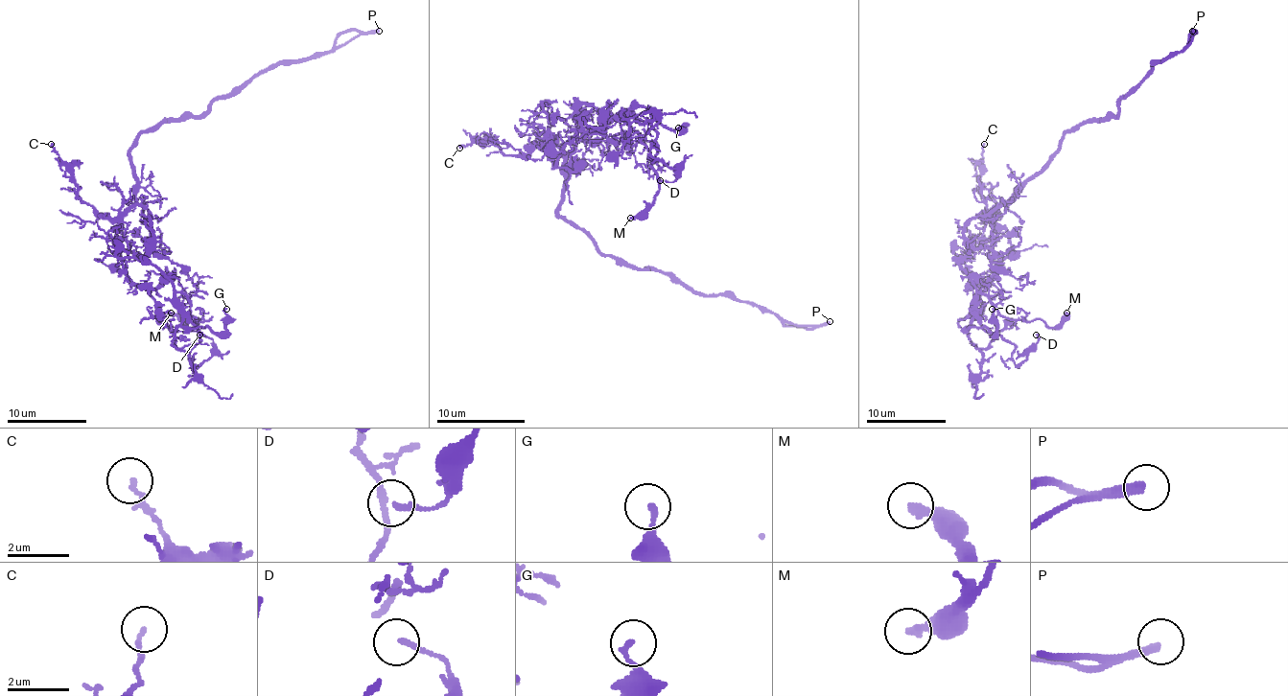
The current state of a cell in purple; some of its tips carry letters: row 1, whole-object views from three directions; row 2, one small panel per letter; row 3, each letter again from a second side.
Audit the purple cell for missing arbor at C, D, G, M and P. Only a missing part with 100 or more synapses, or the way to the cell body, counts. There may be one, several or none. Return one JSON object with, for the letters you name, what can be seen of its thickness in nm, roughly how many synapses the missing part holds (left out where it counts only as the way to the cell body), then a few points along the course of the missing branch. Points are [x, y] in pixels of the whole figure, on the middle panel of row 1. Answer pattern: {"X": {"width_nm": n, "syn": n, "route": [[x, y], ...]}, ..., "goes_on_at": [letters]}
{"P": {"width_nm": 280}, "goes_on_at": ["P"]}

